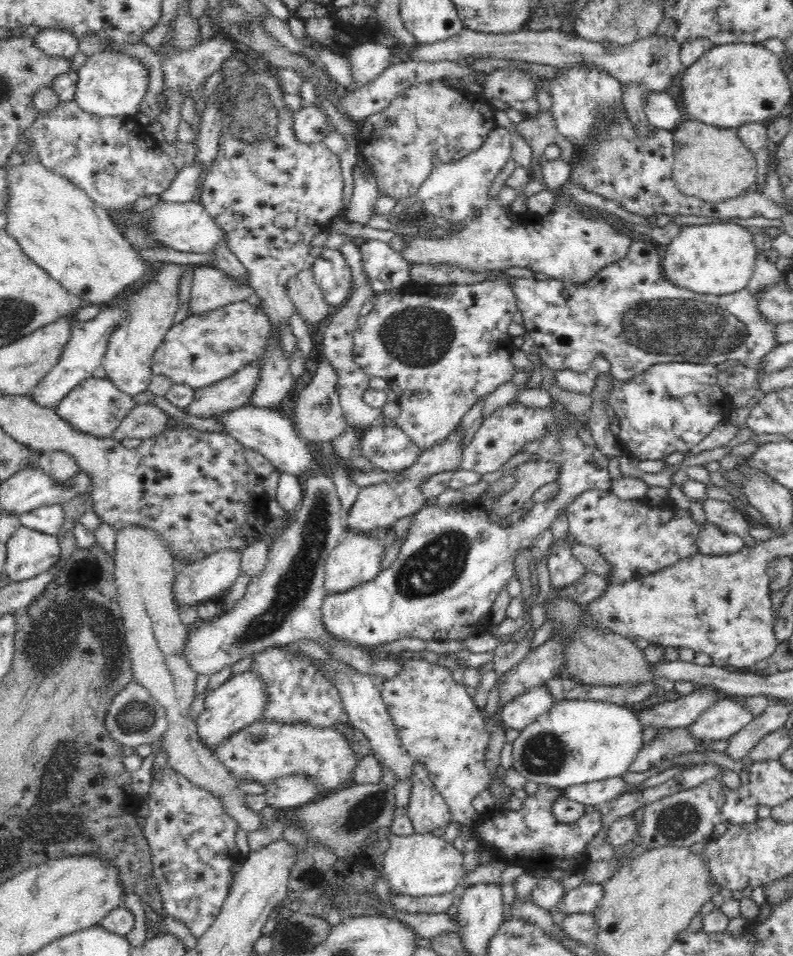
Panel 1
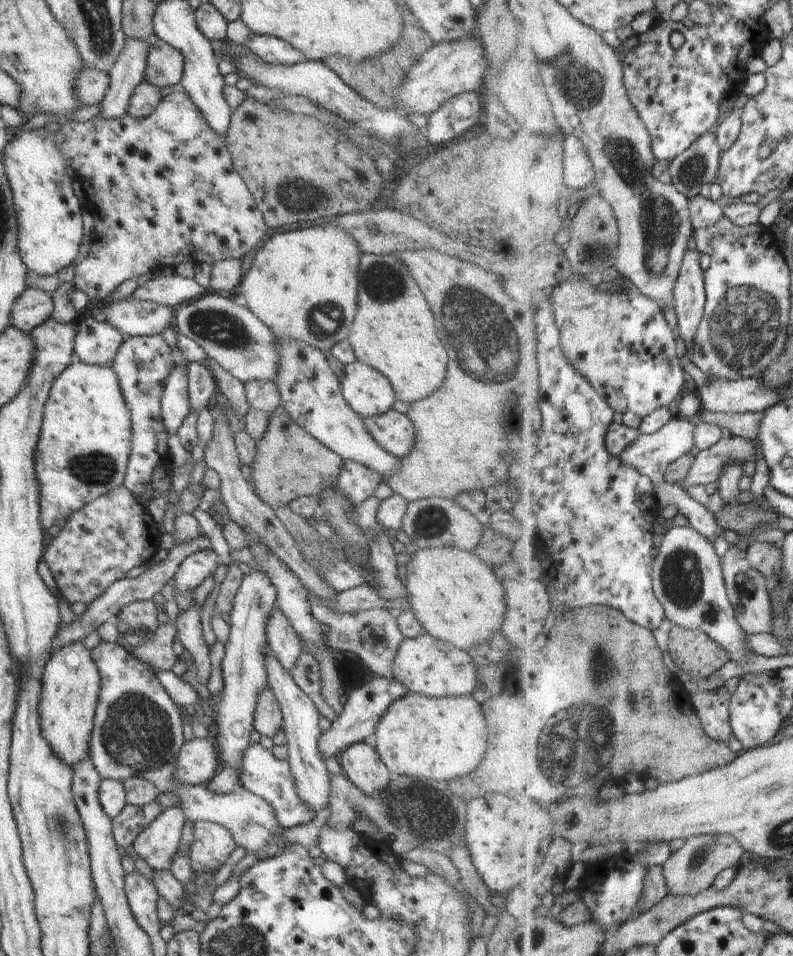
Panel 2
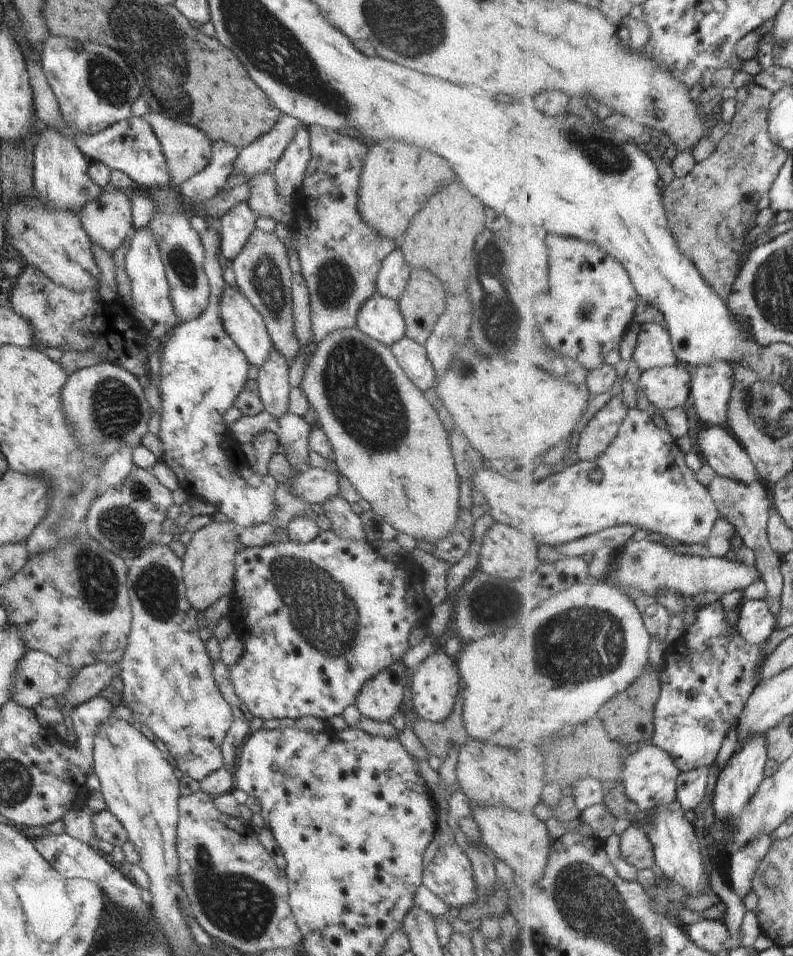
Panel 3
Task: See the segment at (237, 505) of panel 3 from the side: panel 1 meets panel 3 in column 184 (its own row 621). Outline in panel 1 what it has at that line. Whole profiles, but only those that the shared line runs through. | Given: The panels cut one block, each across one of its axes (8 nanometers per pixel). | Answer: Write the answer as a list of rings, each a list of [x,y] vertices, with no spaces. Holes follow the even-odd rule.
[[[553,400],[549,409],[555,420],[551,431],[527,442],[521,451],[537,456],[540,461],[559,464],[561,471],[556,480],[559,484],[559,493],[546,502],[534,503],[518,522],[509,527],[502,527],[490,521],[489,513],[481,510],[479,499],[451,505],[449,508],[437,507],[433,502],[426,504],[416,512],[406,540],[396,560],[389,567],[383,568],[374,580],[359,584],[344,593],[326,593],[322,604],[321,622],[330,635],[339,641],[346,641],[365,649],[375,649],[381,644],[404,638],[417,638],[428,642],[430,640],[462,641],[478,636],[490,627],[492,606],[515,574],[514,562],[516,562],[518,550],[532,546],[534,538],[544,530],[548,530],[562,510],[579,494],[590,489],[611,488],[609,458],[597,453],[595,447],[584,444],[578,437],[577,421],[572,419],[573,414],[566,411],[564,404]]]

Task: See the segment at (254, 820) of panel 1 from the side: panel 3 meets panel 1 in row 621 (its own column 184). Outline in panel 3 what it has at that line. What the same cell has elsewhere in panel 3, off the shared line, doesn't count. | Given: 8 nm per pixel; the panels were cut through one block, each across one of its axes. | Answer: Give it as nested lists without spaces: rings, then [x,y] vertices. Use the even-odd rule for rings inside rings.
[[[153,111],[145,114],[143,120],[151,127],[152,133],[160,142],[172,184],[175,188],[178,188],[192,176],[199,174],[209,164],[212,143],[198,128]]]

